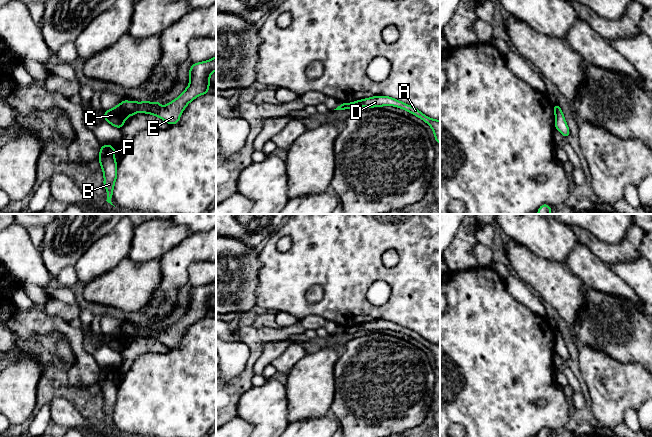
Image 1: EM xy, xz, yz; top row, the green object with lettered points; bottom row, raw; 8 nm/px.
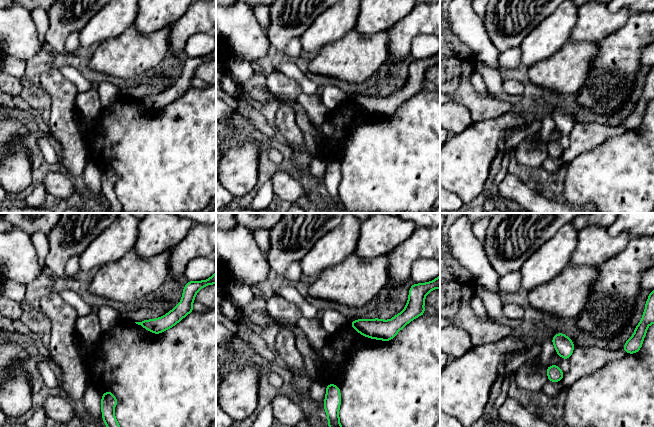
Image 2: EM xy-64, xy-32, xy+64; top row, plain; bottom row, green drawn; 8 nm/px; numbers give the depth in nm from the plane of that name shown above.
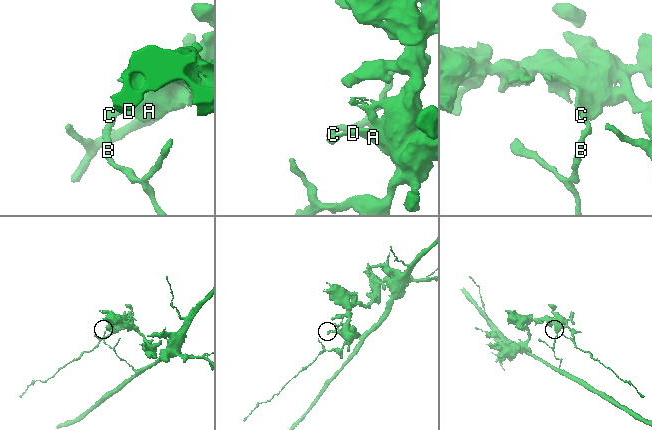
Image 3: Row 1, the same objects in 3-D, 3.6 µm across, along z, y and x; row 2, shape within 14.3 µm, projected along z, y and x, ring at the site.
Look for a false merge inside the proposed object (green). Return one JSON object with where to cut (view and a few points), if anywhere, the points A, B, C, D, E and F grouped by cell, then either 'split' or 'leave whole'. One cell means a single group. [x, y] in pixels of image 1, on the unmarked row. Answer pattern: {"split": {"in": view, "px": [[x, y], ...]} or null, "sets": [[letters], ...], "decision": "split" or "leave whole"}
{"split": {"in": "xy", "px": [[119, 328], [126, 340]]}, "sets": [["A", "D", "E"], ["B", "C", "F"]], "decision": "split"}

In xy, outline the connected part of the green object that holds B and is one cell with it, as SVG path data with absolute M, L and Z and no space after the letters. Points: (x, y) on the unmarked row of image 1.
M106 368L101 370L98 384L104 399L103 409L108 417L107 426L111 429L114 408L117 402L117 386L115 384L115 371Z

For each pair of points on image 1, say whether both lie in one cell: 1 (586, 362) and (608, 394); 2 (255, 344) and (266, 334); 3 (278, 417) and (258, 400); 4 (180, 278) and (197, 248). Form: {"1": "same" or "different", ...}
{"1": "same", "2": "same", "3": "same", "4": "same"}

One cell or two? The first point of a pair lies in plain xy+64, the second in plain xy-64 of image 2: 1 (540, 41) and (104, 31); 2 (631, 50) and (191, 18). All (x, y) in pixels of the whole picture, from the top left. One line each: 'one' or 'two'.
1: one
2: one

